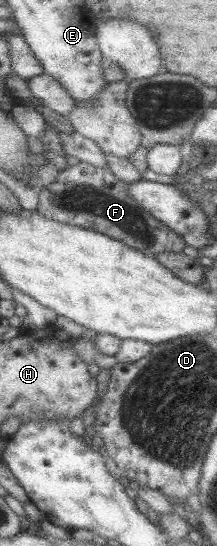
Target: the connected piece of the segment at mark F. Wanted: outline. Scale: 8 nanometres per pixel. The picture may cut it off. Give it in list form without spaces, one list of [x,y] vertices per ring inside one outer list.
[[[73,161],[65,170],[59,171],[54,182],[38,190],[38,210],[48,219],[55,219],[62,223],[82,226],[94,230],[94,225],[100,227],[98,231],[114,239],[122,240],[126,245],[143,251],[146,255],[155,256],[166,252],[180,253],[186,247],[186,240],[176,233],[162,220],[156,219],[138,200],[129,194],[129,183],[118,179],[117,175],[108,168],[98,168],[91,163]]]

